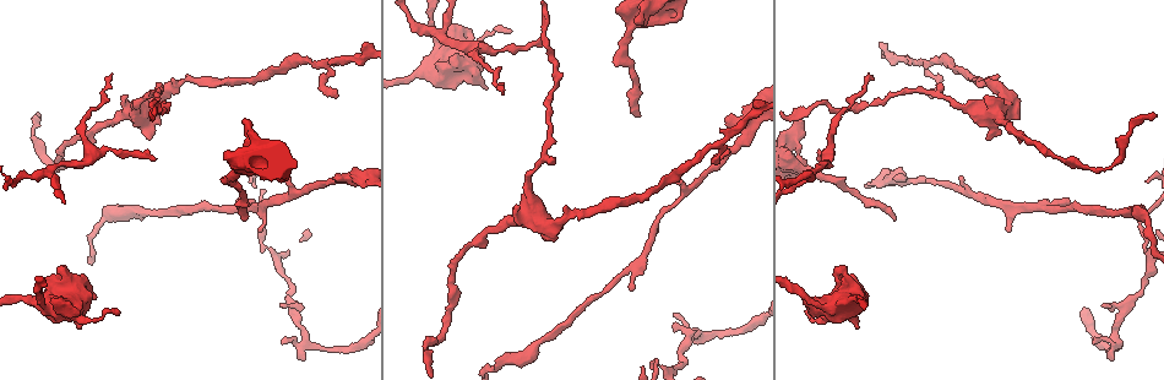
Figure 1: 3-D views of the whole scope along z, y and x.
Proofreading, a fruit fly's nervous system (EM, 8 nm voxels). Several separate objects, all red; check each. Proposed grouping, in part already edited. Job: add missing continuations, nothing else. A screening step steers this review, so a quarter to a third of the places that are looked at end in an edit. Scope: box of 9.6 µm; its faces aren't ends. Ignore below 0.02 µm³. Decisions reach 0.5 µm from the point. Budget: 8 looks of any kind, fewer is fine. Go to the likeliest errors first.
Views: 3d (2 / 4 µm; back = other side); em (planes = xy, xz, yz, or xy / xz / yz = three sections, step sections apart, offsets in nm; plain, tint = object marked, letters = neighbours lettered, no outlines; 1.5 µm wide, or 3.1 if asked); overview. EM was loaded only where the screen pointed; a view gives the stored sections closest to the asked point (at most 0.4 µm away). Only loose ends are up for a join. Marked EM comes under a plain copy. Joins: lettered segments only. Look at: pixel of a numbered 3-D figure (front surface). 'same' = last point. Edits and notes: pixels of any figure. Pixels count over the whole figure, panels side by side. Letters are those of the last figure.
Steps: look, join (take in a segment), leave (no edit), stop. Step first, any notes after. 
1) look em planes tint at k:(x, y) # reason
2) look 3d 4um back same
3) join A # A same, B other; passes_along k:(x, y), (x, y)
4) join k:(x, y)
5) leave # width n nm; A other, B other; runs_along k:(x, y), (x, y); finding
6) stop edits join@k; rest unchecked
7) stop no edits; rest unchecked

look em xz step 4 letters at 1:(149, 139)

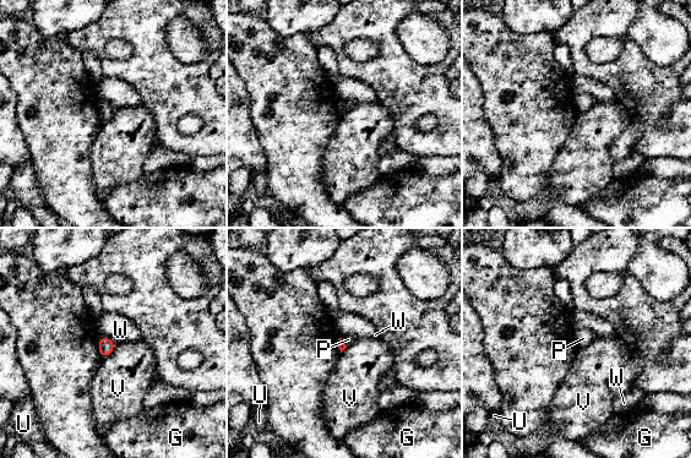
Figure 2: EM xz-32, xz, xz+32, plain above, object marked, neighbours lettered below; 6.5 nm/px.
leave # G other, P other, U other, V other, W other; border 2:(115, 344), (114, 349), (102, 359); none of them fits

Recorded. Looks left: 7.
look 3d 2um at 1:(156, 159) # an open end

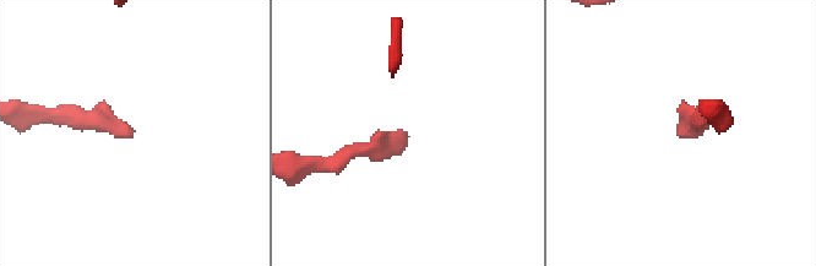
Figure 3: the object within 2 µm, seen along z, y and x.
look em xz step 4 tint at 3:(404, 132)

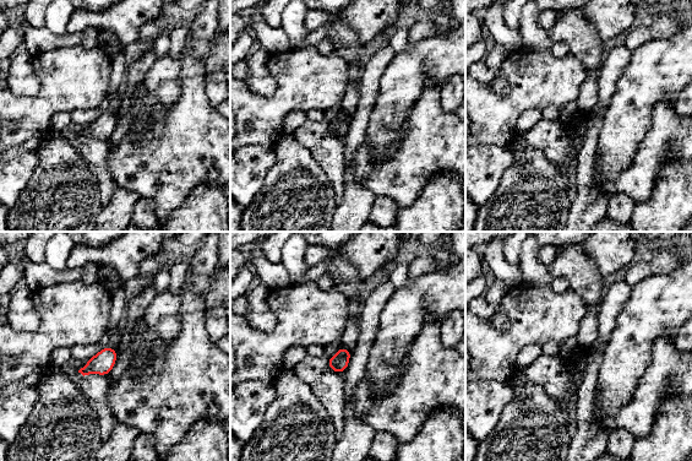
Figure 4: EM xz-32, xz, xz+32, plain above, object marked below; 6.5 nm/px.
look em xz step 4 letters same # see the neighbours

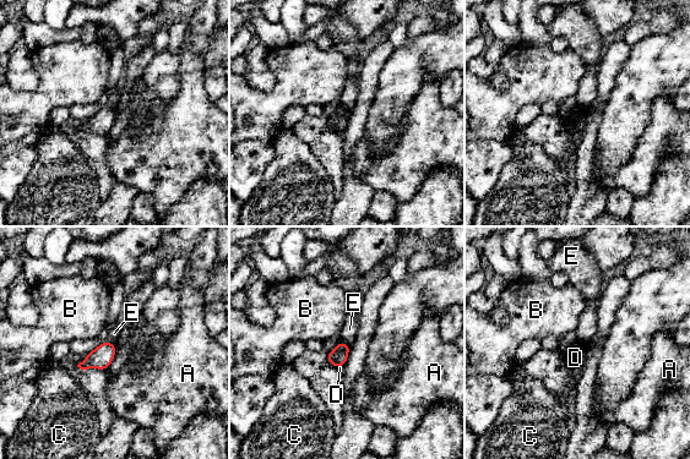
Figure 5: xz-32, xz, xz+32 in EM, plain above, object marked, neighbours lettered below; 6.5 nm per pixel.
leave # A other, B other, C other, D other, E other; border 5:(341, 340), (349, 344); none of them fits

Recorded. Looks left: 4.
look em yz step 4 tint at 1:(635, 19)

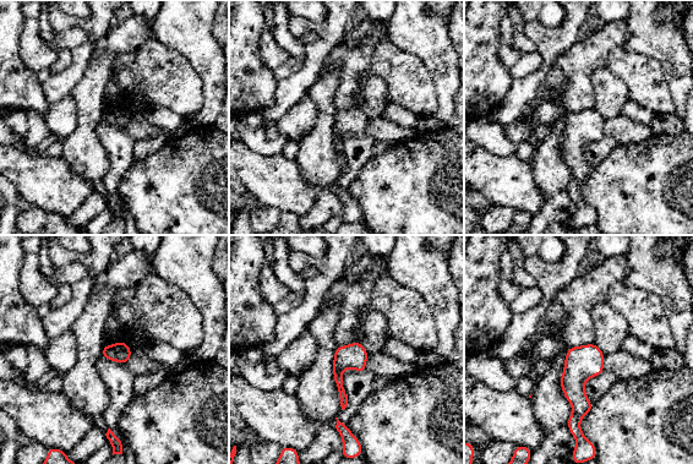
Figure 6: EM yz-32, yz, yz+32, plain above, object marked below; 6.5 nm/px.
look em planes letters same

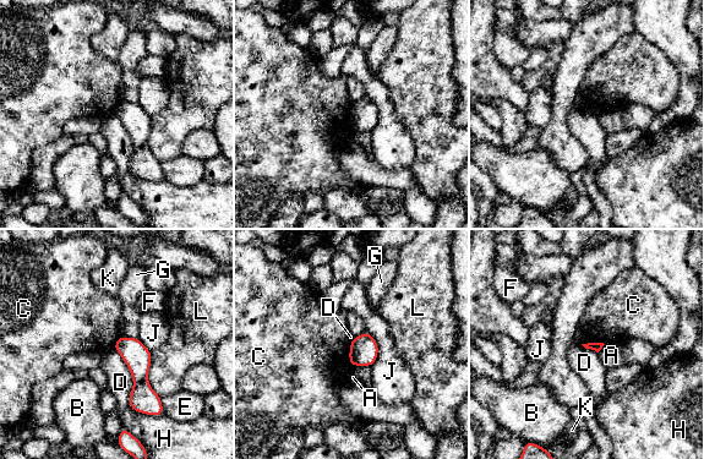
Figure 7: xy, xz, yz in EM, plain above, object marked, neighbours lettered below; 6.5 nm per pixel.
leave # A other, B other, C other, D other, E other, F other, G other, H other, J other, K other, L other; border 7:(113, 347), (132, 380), (130, 405); none of them fits

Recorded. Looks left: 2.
stop no edits; rest unchecked

